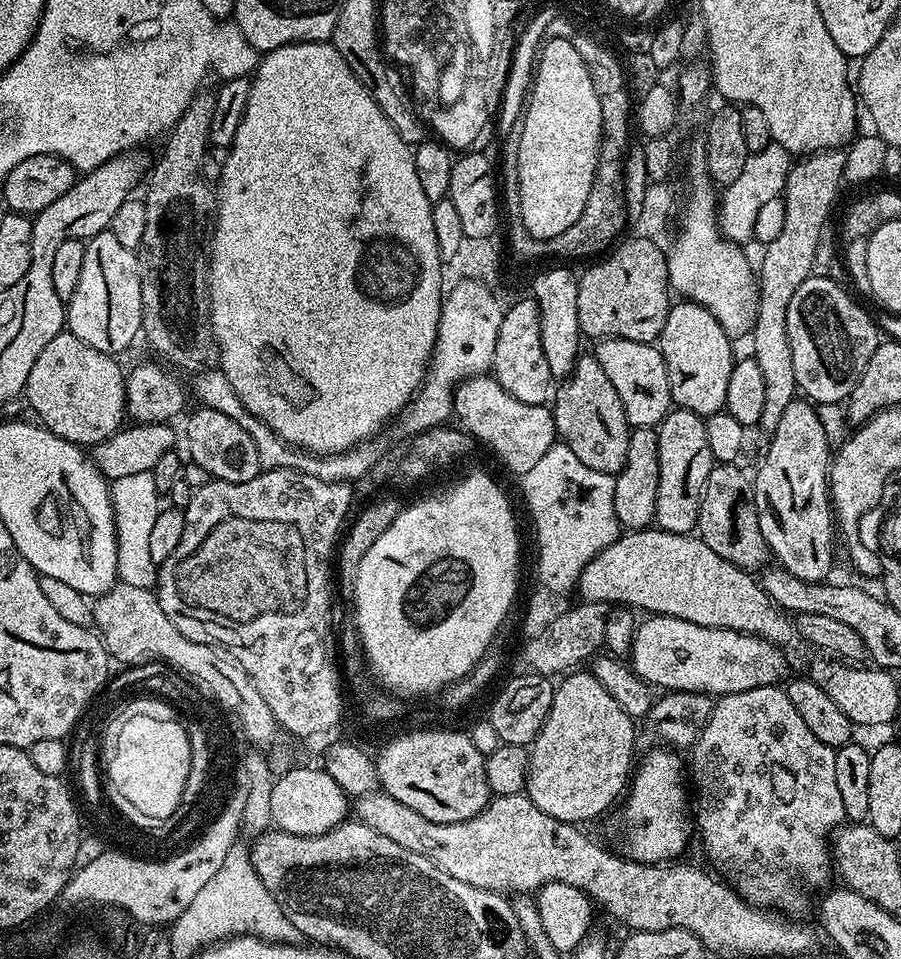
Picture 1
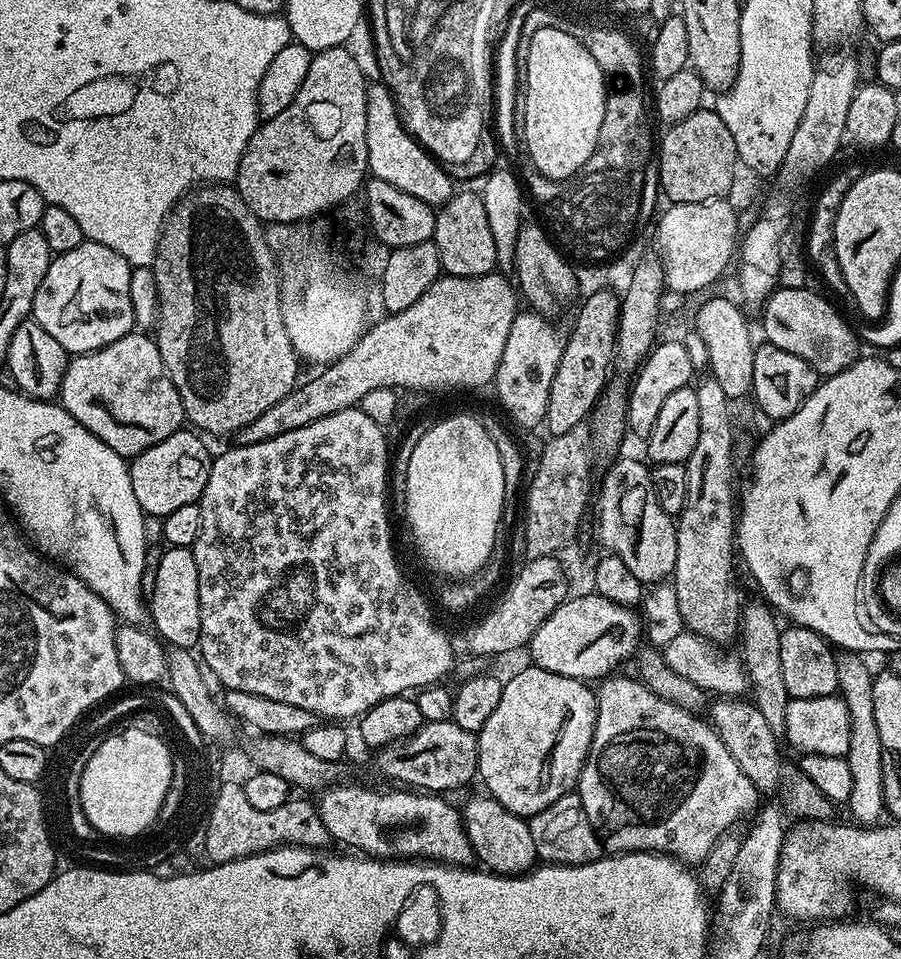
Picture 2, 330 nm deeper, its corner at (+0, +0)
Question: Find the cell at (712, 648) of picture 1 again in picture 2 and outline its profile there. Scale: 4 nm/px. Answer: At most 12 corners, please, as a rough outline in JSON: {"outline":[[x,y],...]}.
{"outline":[[573,595],[526,648],[535,667],[593,682],[641,644],[633,609]]}

